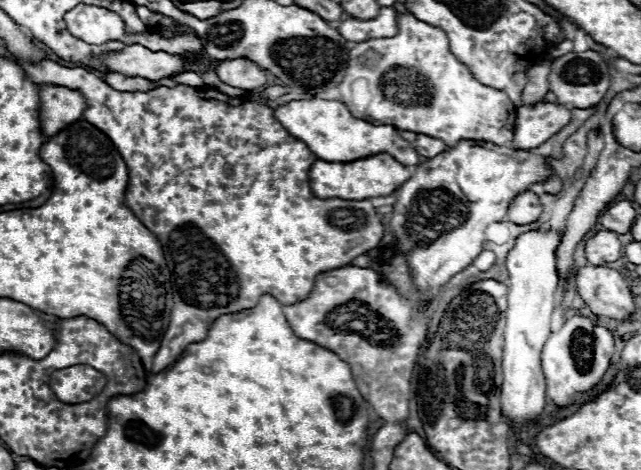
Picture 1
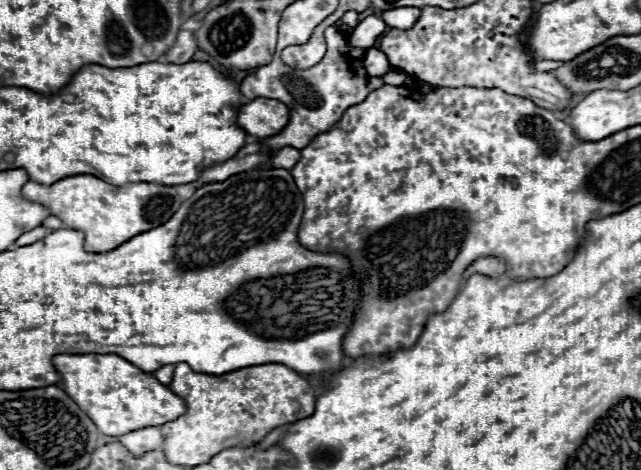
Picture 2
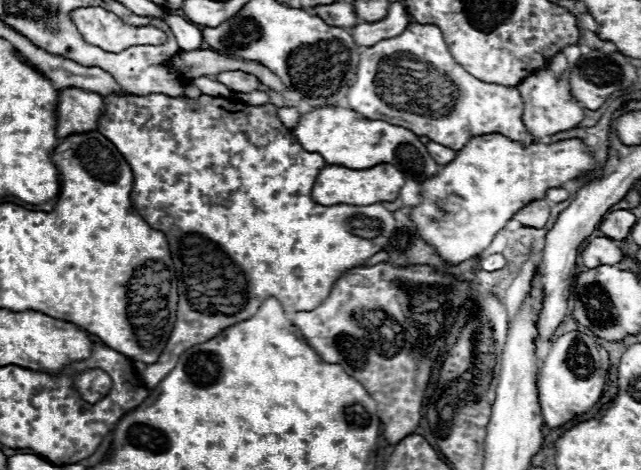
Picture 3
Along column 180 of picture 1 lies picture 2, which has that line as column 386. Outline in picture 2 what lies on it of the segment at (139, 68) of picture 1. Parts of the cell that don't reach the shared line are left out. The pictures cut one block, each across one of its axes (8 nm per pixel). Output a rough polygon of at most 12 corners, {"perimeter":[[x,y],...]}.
{"perimeter":[[366,50],[364,68],[368,76],[384,76],[392,70],[386,54]]}

